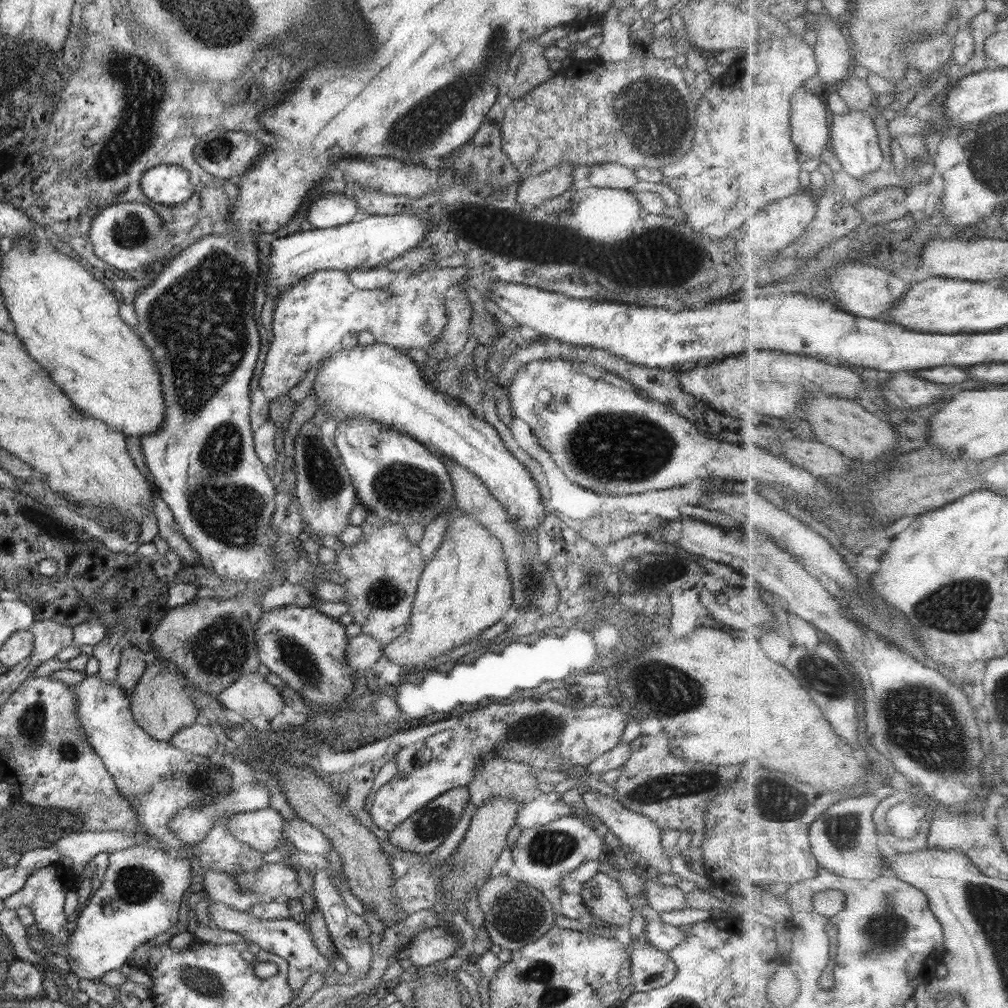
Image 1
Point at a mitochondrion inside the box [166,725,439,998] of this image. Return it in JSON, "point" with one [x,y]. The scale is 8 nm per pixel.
{"point":[195,789]}

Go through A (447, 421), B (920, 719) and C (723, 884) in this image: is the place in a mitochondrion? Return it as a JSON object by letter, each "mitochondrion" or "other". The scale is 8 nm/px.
{"A":"other","B":"mitochondrion","C":"other"}

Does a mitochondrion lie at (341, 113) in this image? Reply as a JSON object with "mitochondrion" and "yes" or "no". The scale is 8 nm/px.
{"mitochondrion":"no"}

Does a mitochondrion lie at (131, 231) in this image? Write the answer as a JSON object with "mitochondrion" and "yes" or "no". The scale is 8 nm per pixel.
{"mitochondrion":"yes"}

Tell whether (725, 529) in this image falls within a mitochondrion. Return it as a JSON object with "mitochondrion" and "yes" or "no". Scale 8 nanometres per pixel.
{"mitochondrion":"no"}

